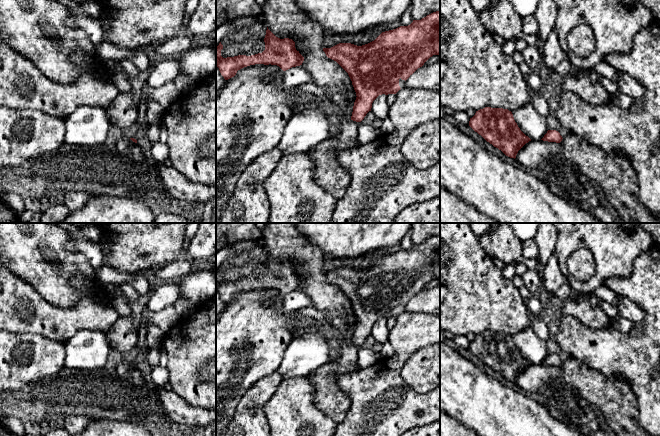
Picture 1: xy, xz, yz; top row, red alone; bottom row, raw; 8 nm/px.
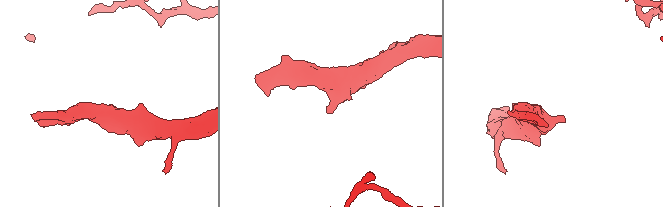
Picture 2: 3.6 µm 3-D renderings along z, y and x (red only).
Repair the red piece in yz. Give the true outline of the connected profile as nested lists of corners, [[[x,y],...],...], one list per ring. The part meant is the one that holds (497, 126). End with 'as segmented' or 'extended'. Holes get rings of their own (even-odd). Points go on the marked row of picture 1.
[[[485,107],[470,118],[469,126],[487,142],[501,150],[506,156],[516,158],[518,151],[531,139],[518,127],[513,114],[508,109]]] | as segmented

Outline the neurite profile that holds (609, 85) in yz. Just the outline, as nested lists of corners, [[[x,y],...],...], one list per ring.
[[[602,78],[600,83],[610,93],[612,97],[622,94],[617,84],[613,80]]]

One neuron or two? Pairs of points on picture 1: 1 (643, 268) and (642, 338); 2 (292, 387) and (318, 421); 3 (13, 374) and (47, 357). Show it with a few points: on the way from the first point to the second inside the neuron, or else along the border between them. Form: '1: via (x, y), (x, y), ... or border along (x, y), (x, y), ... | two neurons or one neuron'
1: via (649, 285), (649, 321) | one neuron
2: via (294, 395), (310, 413) | one neuron
3: via (21, 367), (30, 366), (39, 357) | one neuron

